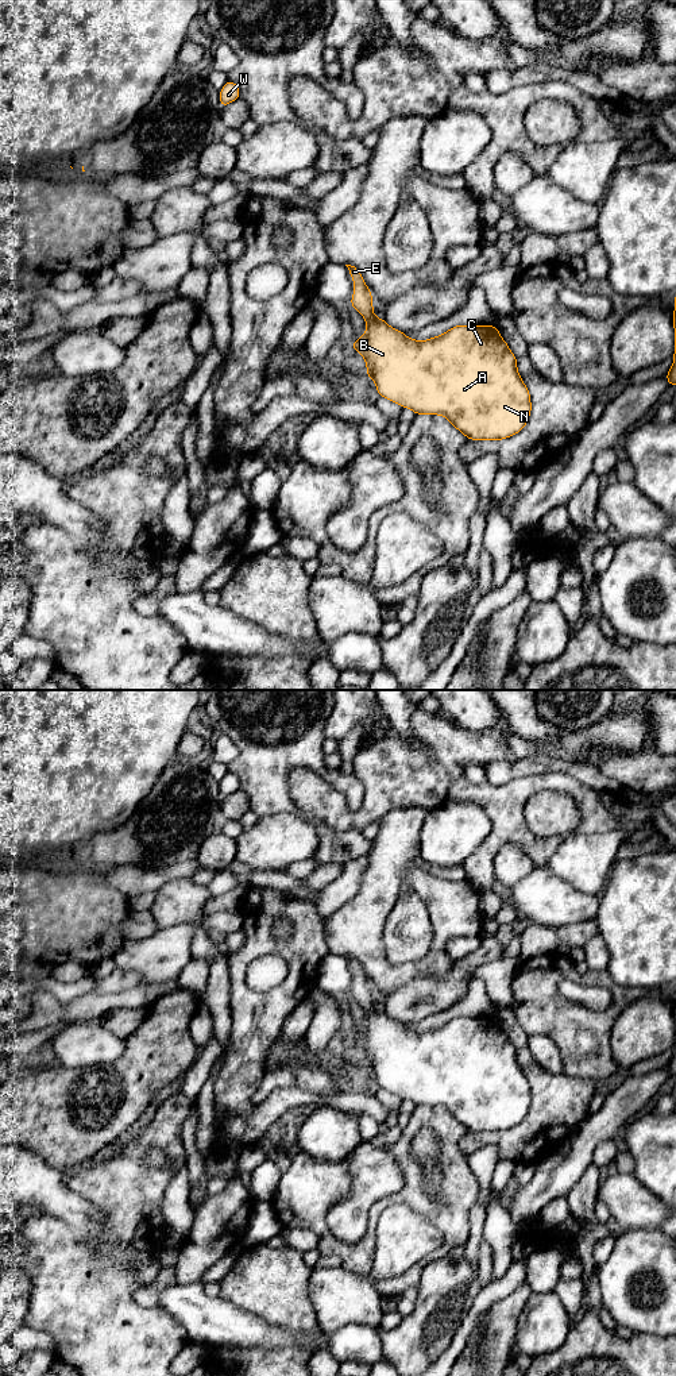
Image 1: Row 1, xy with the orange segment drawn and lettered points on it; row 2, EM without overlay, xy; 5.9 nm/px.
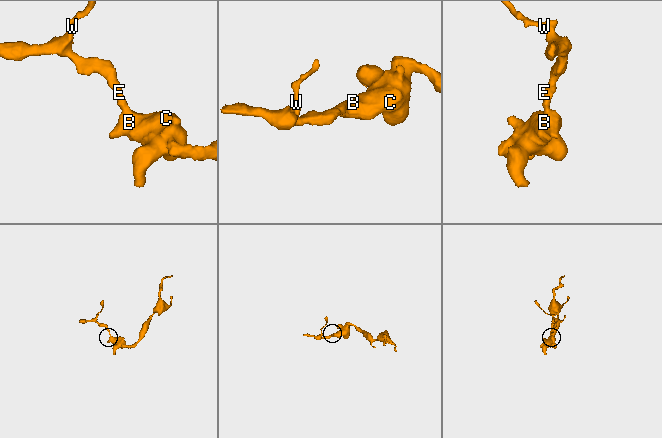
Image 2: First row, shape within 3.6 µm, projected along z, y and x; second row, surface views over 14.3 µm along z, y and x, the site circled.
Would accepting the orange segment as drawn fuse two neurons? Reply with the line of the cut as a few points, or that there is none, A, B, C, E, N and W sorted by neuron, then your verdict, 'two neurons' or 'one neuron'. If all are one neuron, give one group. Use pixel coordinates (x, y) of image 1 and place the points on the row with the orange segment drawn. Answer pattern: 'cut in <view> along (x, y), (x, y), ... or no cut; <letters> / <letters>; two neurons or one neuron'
no cut; A B C E N W; one neuron

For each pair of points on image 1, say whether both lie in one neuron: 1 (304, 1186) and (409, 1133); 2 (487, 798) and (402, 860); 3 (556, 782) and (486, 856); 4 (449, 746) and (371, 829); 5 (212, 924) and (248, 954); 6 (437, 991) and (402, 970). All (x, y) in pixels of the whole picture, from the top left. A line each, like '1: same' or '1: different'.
1: same
2: different
3: same
4: different
5: different
6: different

